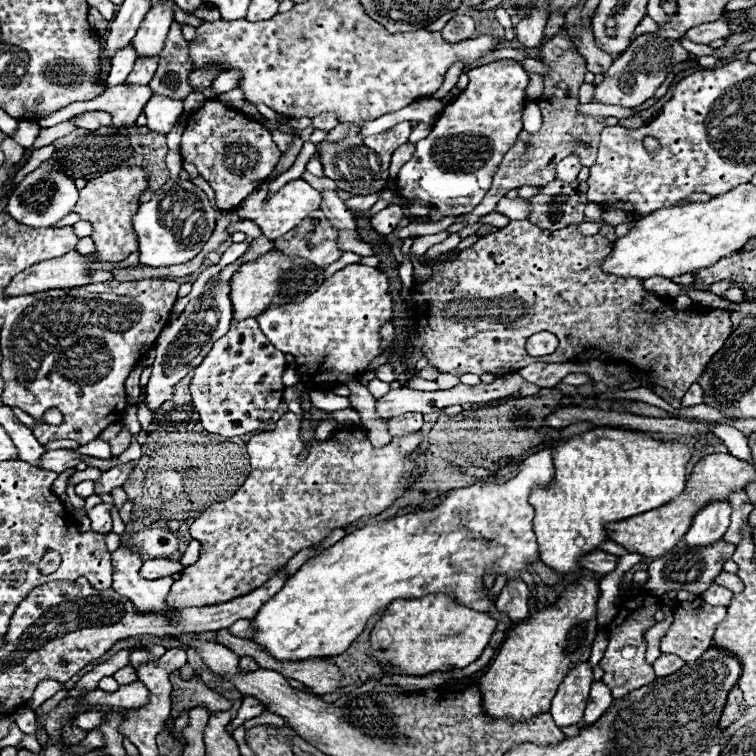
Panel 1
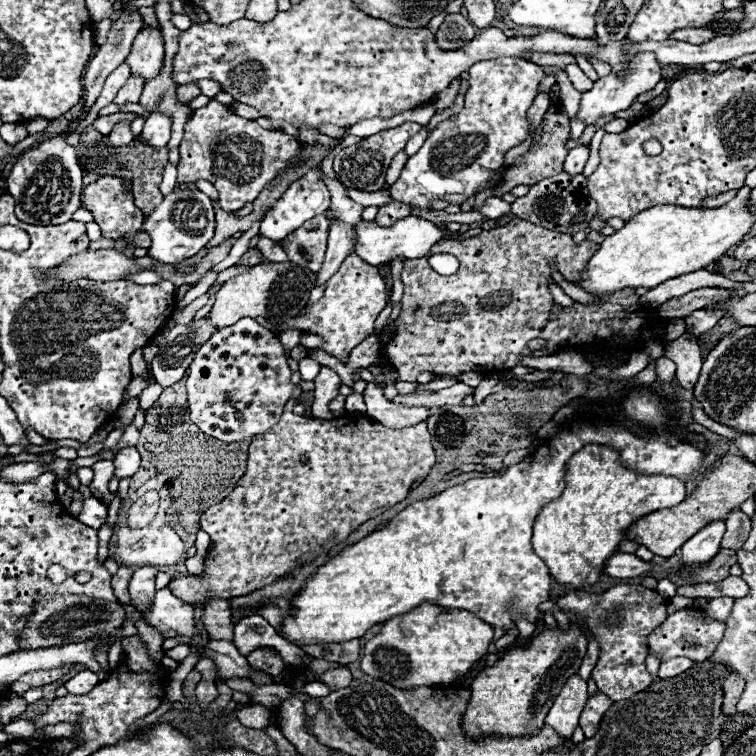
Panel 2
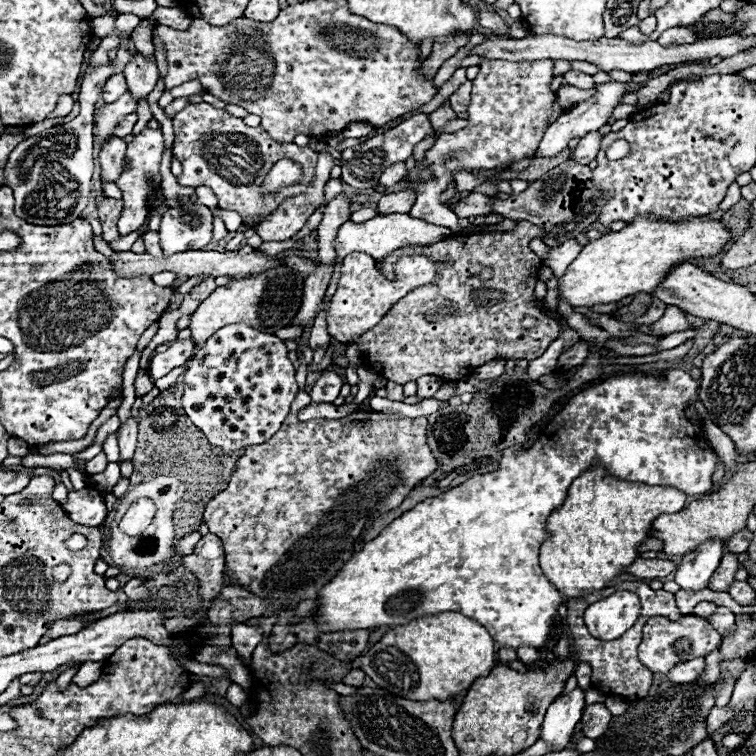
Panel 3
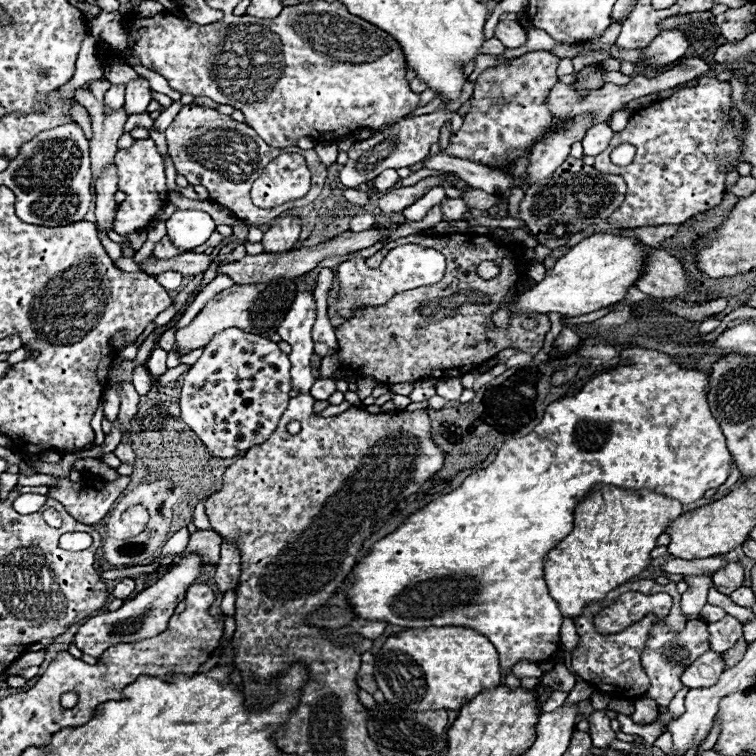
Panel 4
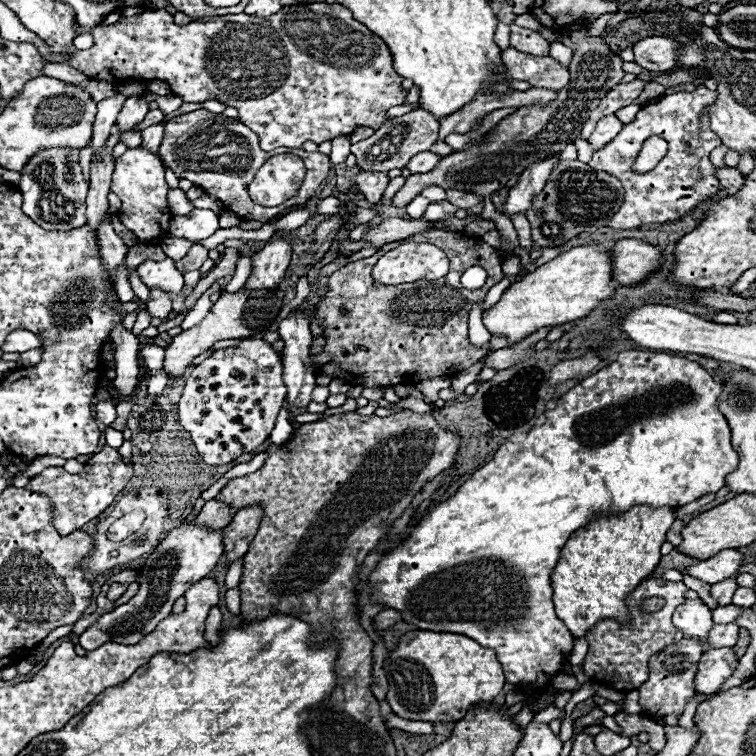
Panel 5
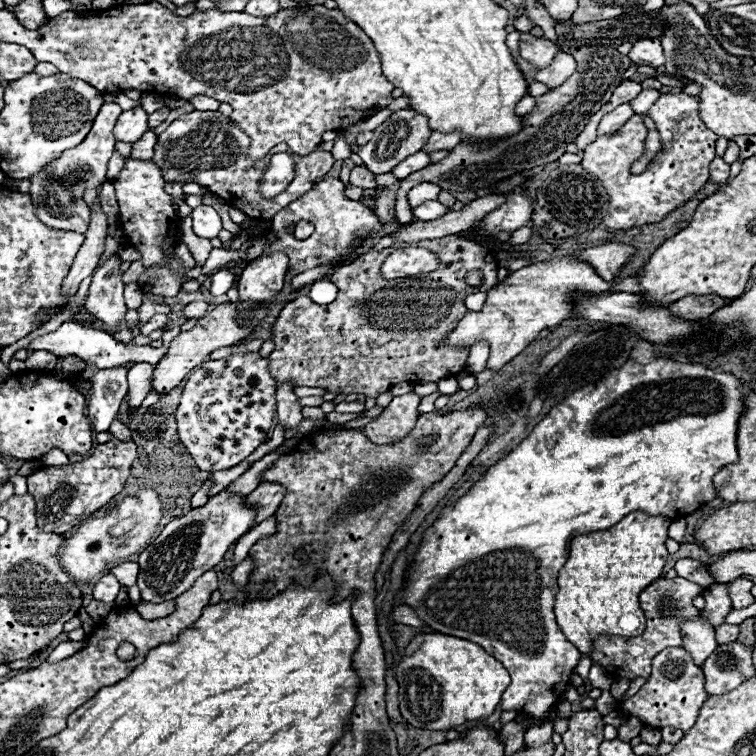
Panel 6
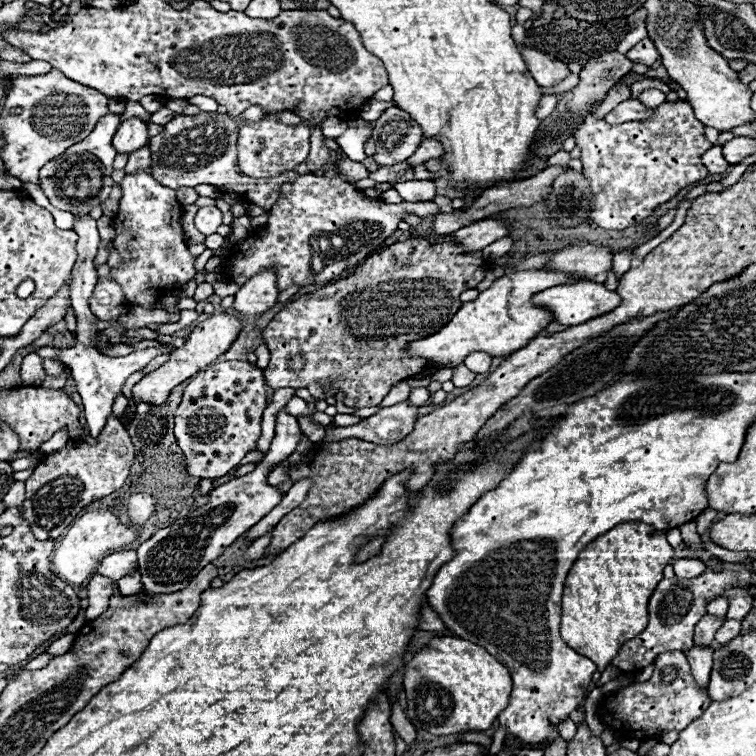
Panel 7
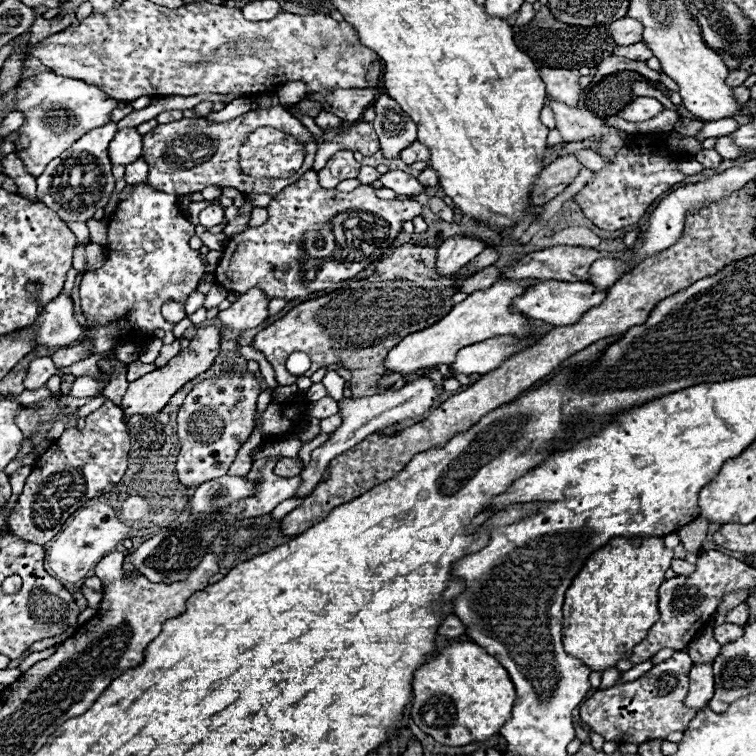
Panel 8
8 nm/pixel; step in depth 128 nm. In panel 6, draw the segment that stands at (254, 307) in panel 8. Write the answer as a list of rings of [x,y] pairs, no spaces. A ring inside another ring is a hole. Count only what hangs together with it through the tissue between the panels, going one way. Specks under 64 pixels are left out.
[[[284,252],[262,254],[252,260],[238,278],[240,298],[270,300],[282,290],[288,270],[288,256]]]

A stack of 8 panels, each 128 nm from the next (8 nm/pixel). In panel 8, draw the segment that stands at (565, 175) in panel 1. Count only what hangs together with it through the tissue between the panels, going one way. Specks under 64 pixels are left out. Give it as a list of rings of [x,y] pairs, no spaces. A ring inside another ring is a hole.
[[[638,96],[638,98],[634,98],[634,102],[630,102],[630,106],[626,106],[622,112],[618,112],[618,116],[628,122],[642,122],[642,120],[650,120],[652,116],[656,116],[662,108],[664,106],[656,98]]]

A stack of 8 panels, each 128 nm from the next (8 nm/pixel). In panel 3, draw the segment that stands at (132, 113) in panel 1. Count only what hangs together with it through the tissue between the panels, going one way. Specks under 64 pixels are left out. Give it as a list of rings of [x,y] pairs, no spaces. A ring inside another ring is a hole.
[[[112,136],[100,150],[100,166],[104,180],[114,182],[120,176],[124,156],[126,156],[126,140]]]

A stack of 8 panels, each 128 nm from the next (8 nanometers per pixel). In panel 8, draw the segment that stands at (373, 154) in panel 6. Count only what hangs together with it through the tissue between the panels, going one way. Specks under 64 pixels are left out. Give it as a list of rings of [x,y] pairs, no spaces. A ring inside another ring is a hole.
[[[380,94],[372,106],[376,110],[374,130],[384,158],[400,158],[400,152],[416,142],[416,124],[388,94]]]

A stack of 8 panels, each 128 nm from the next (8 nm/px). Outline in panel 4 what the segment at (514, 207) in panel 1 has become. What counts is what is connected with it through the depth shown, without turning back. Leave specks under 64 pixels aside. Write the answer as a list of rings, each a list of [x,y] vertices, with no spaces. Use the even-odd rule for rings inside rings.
[[[452,198],[452,200],[448,200],[444,206],[442,206],[442,214],[446,216],[446,218],[454,218],[454,220],[462,220],[462,216],[466,214],[466,212],[470,212],[472,208],[470,206],[466,206],[466,202],[462,202],[462,198]]]

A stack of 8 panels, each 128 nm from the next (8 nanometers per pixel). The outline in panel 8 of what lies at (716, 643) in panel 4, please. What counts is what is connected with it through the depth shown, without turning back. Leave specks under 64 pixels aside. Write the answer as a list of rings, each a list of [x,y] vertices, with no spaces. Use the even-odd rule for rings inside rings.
[[[724,622],[724,624],[720,624],[720,626],[716,626],[714,628],[714,638],[716,638],[716,642],[720,642],[720,644],[726,644],[726,642],[734,642],[738,636],[742,636],[744,634],[744,626],[738,626],[738,624],[728,624],[728,622]]]

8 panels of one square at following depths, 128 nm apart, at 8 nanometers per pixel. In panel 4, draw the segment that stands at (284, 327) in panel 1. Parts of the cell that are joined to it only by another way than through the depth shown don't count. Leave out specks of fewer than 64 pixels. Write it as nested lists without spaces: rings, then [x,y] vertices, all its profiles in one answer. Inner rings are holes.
[[[404,244],[388,252],[386,264],[382,268],[368,268],[364,258],[346,260],[338,266],[338,316],[348,320],[356,314],[358,308],[368,306],[384,306],[390,302],[390,298],[398,292],[406,292],[420,286],[436,284],[446,270],[446,260],[438,250],[416,246],[416,244]]]

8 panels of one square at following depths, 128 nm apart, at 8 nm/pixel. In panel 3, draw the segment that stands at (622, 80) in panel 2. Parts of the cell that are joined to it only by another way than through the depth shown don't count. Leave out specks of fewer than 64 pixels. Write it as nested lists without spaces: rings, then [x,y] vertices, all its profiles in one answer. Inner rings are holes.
[[[638,72],[638,74],[632,74],[632,78],[628,82],[616,82],[616,80],[610,80],[610,82],[604,82],[604,84],[596,84],[596,94],[590,98],[590,100],[584,100],[580,104],[576,104],[570,112],[564,112],[554,124],[548,126],[548,130],[544,132],[544,138],[536,150],[536,156],[542,156],[542,158],[554,158],[558,152],[562,152],[568,144],[570,138],[582,138],[586,136],[588,132],[594,132],[598,128],[602,128],[606,124],[606,120],[612,116],[614,108],[622,104],[622,98],[634,90],[640,90],[646,82],[650,80],[650,74],[648,72]]]

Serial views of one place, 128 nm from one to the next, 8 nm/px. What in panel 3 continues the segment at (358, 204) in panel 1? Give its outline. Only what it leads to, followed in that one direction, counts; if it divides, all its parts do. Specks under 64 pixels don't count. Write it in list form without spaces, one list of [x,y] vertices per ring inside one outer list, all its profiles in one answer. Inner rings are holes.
[[[340,192],[336,198],[332,198],[328,202],[328,206],[324,208],[324,218],[318,226],[318,244],[320,244],[320,250],[318,250],[318,260],[324,262],[324,264],[330,264],[332,258],[334,258],[334,246],[332,246],[332,240],[336,238],[336,232],[338,228],[350,220],[350,210],[352,206],[352,200],[350,196],[346,196],[344,192]]]

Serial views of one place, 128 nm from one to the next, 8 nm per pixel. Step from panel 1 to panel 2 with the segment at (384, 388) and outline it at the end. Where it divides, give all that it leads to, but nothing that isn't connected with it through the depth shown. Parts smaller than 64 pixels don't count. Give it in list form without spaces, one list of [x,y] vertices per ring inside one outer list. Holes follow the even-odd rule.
[[[368,369],[357,370],[362,380],[367,382],[363,398],[366,404],[366,414],[374,420],[384,424],[386,428],[398,430],[406,426],[416,426],[428,418],[428,408],[402,408],[394,406],[384,396],[383,388],[375,382],[375,376]]]

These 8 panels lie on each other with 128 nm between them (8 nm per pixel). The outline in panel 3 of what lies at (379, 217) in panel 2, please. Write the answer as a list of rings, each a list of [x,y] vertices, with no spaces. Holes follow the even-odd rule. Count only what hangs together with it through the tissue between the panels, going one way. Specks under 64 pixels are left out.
[[[402,190],[402,192],[382,196],[378,200],[378,212],[382,216],[386,216],[386,214],[406,214],[406,212],[410,212],[412,204],[414,204],[414,192]]]

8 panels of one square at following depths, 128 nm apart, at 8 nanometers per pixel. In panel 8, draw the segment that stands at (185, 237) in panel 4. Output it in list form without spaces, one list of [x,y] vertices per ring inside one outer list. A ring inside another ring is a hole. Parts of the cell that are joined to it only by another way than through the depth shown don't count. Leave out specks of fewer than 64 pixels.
[[[212,204],[200,212],[200,226],[204,226],[204,228],[218,226],[222,222],[222,218],[224,218],[224,210],[218,204]]]

